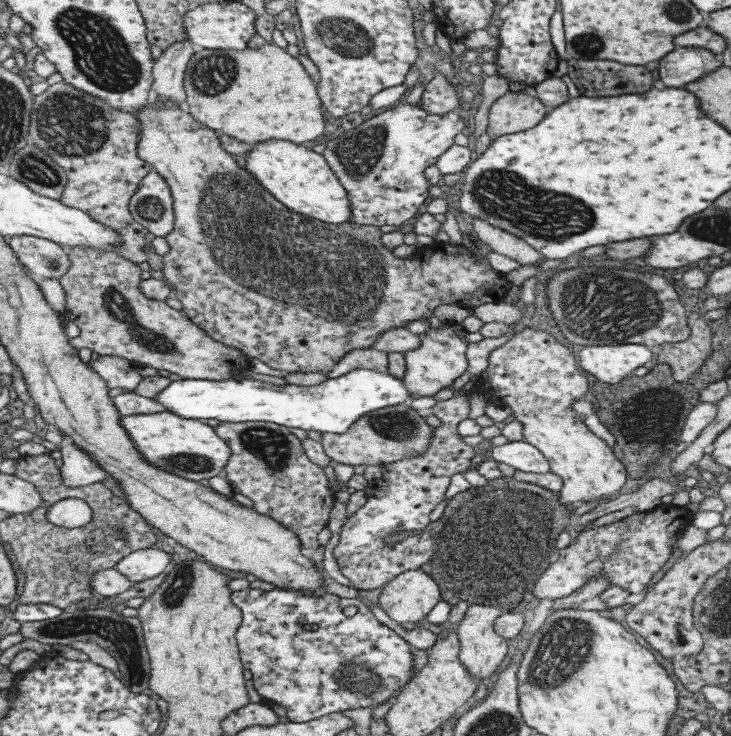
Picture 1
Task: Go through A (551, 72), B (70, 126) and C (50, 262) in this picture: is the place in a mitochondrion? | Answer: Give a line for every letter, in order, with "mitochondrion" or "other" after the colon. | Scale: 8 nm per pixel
A: other
B: mitochondrion
C: mitochondrion

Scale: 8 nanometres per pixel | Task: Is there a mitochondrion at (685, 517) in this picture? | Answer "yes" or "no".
no

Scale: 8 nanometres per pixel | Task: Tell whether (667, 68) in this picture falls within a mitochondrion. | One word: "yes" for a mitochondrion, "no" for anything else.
no

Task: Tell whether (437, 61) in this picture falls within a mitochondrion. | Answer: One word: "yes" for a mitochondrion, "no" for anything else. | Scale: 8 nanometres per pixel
no

